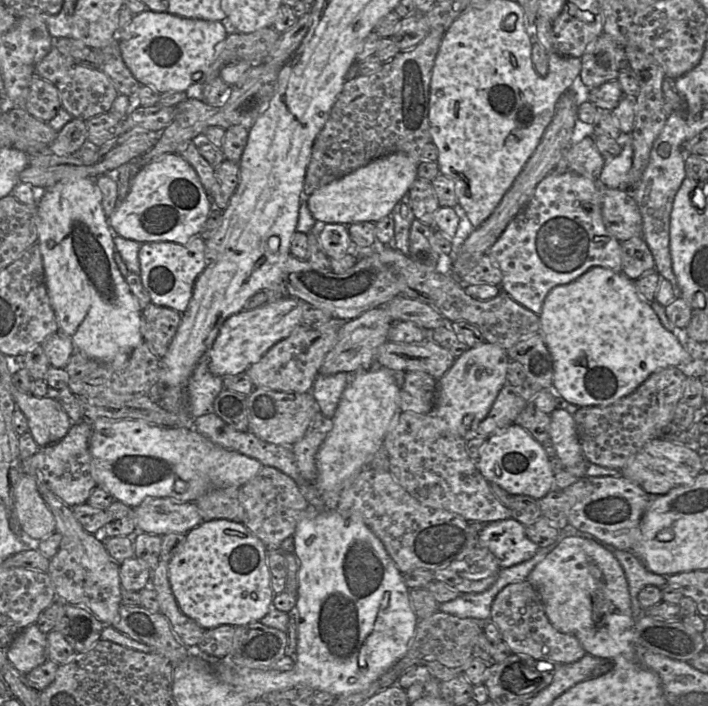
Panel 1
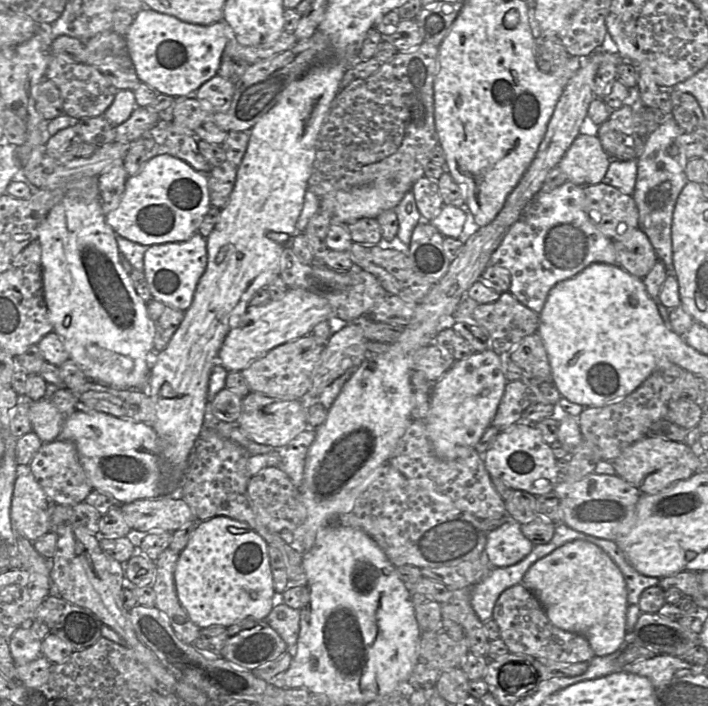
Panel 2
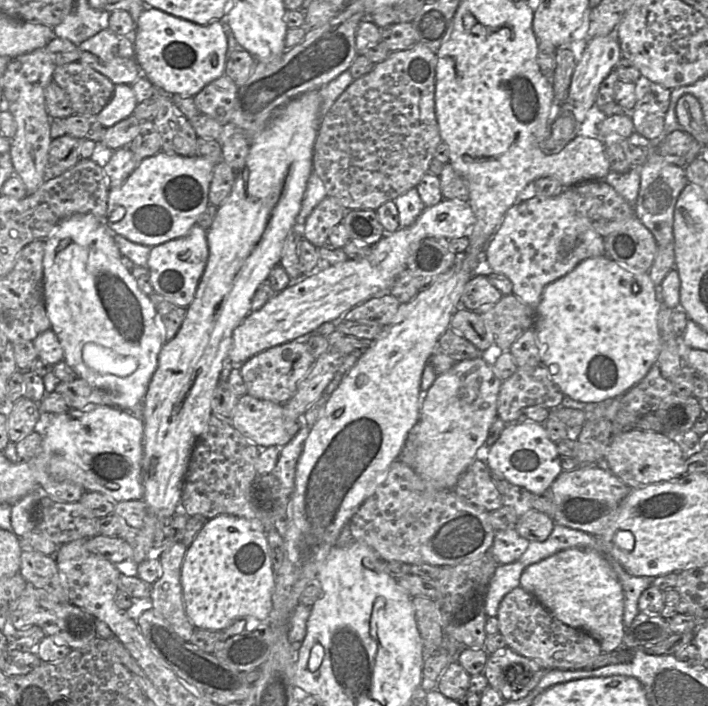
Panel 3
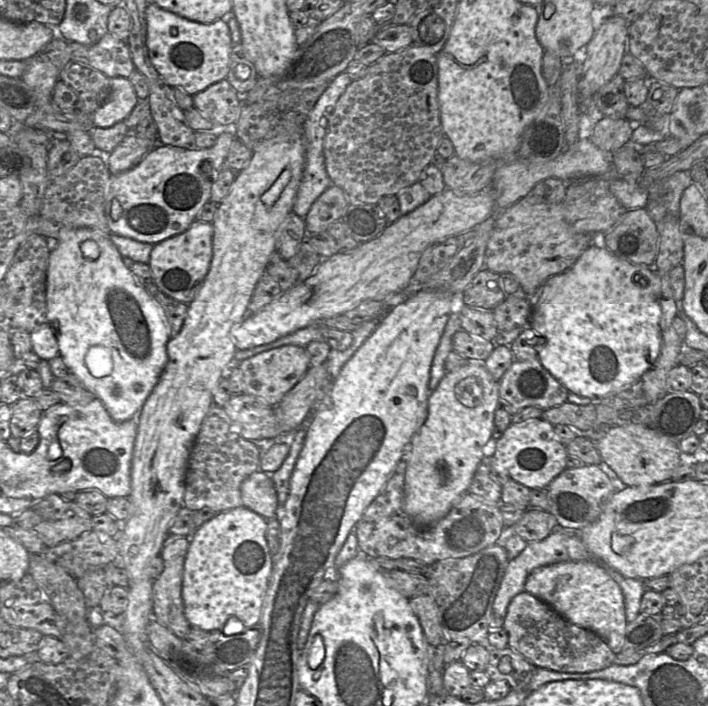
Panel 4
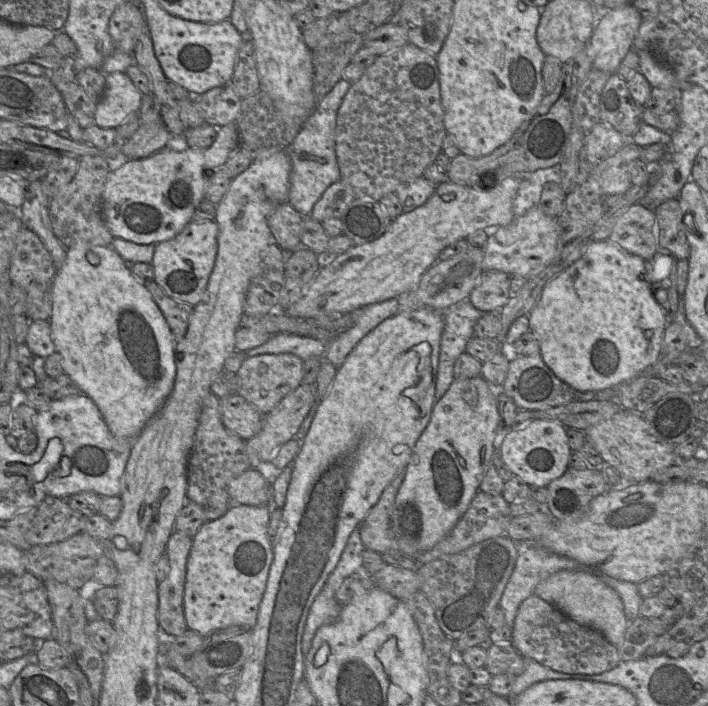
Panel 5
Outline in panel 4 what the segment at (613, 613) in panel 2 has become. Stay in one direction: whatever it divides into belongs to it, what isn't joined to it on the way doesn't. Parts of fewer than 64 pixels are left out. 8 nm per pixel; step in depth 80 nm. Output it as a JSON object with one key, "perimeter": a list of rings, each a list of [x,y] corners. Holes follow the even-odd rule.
{"perimeter":[[[599,559],[567,561],[534,569],[524,589],[547,603],[567,621],[599,635],[618,654],[624,642],[627,621],[622,590]]]}

